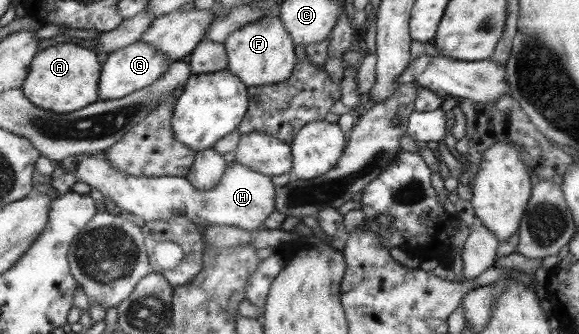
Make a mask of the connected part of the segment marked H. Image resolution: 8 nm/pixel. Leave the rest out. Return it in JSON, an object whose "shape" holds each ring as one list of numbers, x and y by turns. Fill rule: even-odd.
{"shape":[[96,155,93,159,90,157,80,157,75,170,77,181,89,185,90,189,95,191,99,197,108,197,114,202,121,211,124,210,129,214,141,217,144,222,165,222,171,220,175,216,185,216,187,220,192,221,200,229,209,226,233,226,244,229,251,233,263,228,264,222,269,215,276,211,276,194,275,185,271,180,271,176,264,173,252,171,251,168,244,167,239,163,233,162,229,164,223,178,213,189,199,191,193,187,191,181,185,177,163,176,163,177,136,177,119,172,117,168,113,168,107,159,97,159]]}

